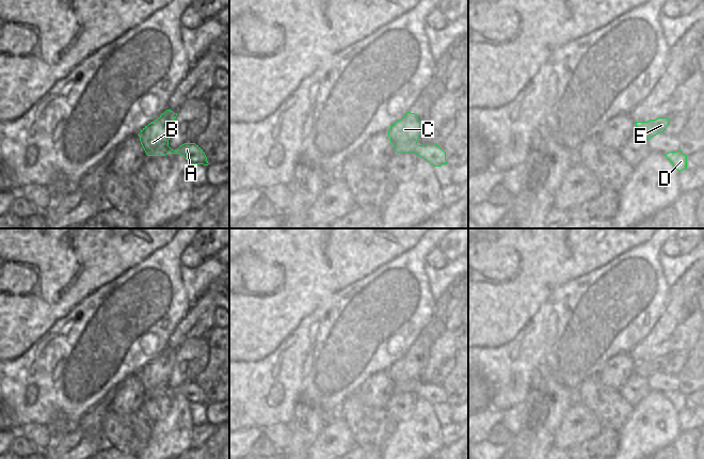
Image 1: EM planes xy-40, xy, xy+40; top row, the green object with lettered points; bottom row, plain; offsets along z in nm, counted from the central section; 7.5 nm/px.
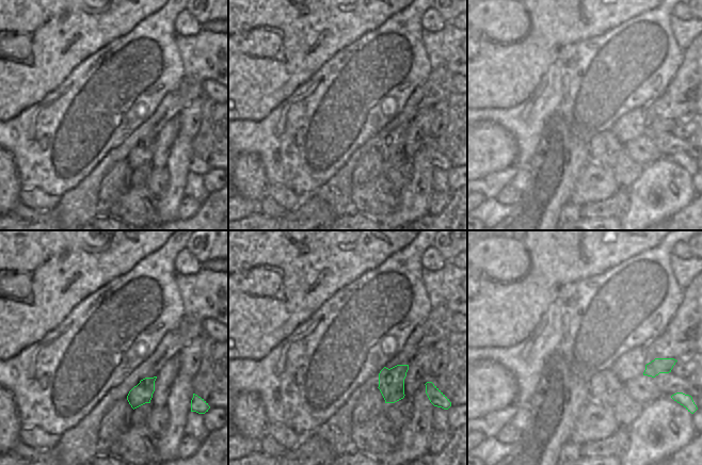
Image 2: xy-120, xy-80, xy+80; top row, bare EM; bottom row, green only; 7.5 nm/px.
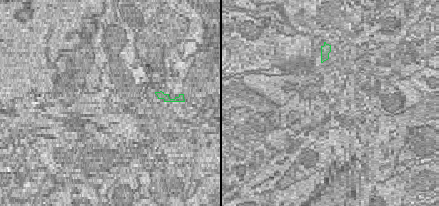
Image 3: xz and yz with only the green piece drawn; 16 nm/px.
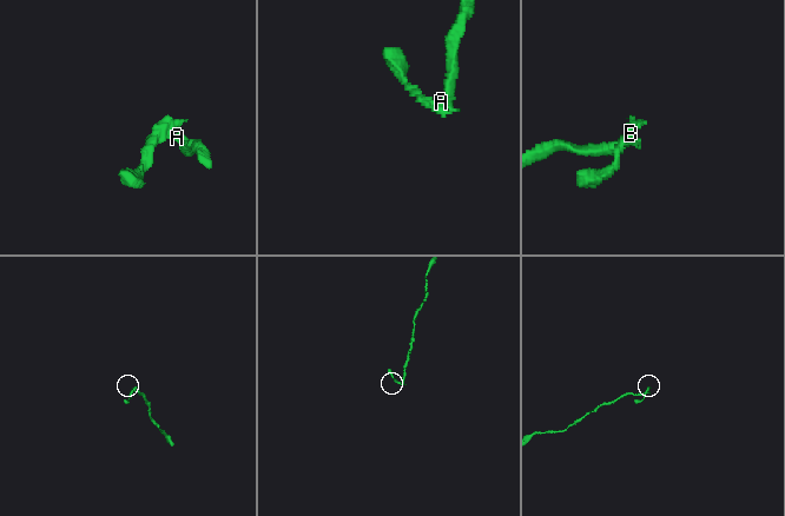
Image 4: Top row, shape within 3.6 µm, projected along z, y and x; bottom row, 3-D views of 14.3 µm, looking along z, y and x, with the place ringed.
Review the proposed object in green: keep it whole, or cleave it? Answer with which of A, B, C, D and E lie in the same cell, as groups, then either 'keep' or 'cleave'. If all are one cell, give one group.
groups A D / B C E; cleave

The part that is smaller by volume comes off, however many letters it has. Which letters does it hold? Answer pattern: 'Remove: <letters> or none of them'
Remove: B, C, E

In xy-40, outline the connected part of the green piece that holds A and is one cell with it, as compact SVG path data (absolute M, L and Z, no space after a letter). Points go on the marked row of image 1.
M185 143L180 145L176 151L172 149L167 145L166 151L169 154L180 154L191 164L209 164L205 153L195 143Z

